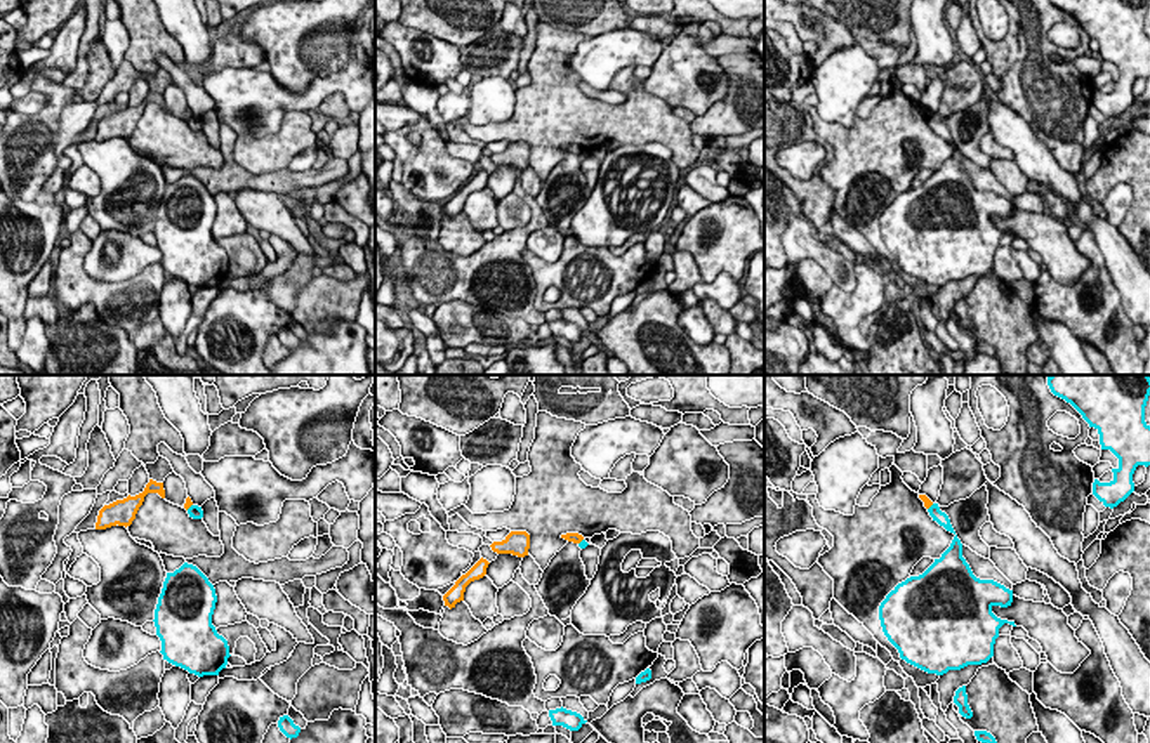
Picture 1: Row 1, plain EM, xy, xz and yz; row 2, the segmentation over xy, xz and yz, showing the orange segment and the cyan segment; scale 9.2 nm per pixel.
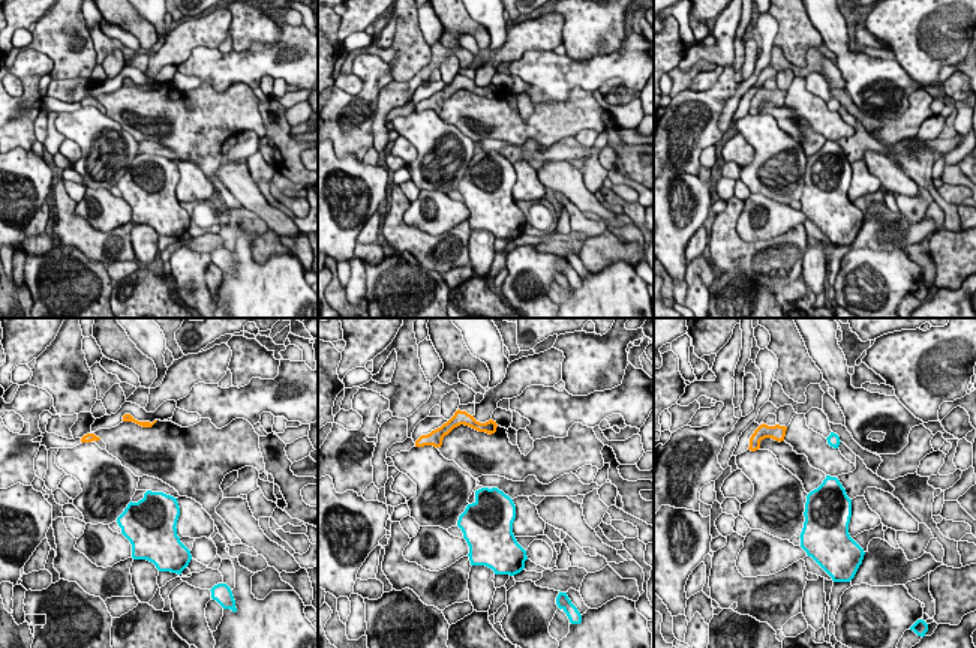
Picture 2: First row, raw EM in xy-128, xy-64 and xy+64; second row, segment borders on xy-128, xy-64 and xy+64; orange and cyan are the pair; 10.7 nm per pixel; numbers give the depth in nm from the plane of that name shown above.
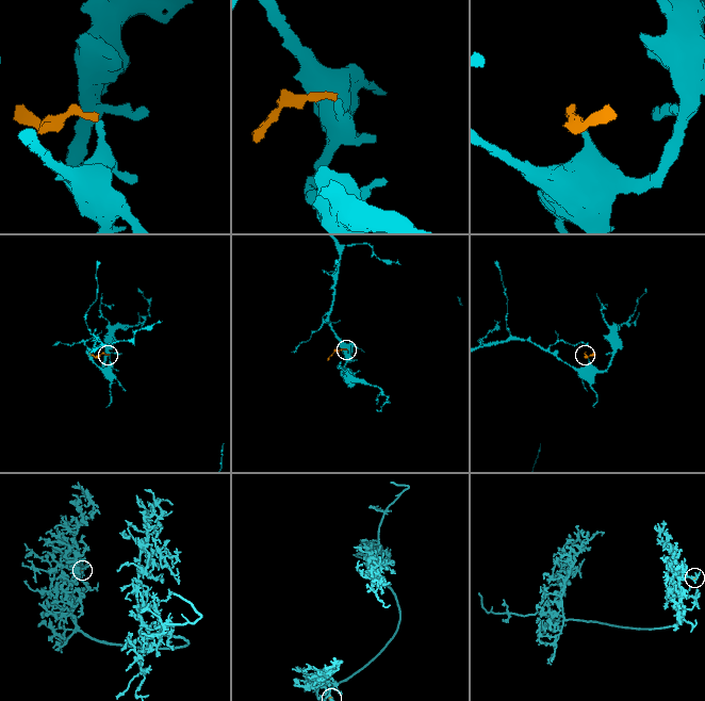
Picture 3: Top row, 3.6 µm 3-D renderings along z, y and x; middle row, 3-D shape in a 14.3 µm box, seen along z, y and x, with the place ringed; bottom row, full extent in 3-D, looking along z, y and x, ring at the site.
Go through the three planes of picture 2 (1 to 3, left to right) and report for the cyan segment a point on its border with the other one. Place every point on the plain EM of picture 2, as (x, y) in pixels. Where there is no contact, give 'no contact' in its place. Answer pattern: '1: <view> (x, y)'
1: no contact
2: no contact
3: no contact

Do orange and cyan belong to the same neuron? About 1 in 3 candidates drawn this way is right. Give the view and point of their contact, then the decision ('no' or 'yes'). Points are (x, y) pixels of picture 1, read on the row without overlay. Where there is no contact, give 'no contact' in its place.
meets orange in xy at (188, 118); no

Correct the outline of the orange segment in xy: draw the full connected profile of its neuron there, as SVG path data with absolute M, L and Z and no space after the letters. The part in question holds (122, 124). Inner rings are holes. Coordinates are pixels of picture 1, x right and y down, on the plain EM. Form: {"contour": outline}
{"contour": "M149 90L142 104L135 108L129 106L123 111L104 116L99 122L96 141L106 141L116 135L125 139L130 137L148 104L158 104L162 109L165 109L163 94Z"}

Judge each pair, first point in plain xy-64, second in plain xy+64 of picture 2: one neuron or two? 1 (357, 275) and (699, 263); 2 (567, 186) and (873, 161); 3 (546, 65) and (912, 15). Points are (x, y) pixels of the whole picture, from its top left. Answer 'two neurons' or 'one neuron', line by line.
1: two neurons
2: one neuron
3: two neurons

